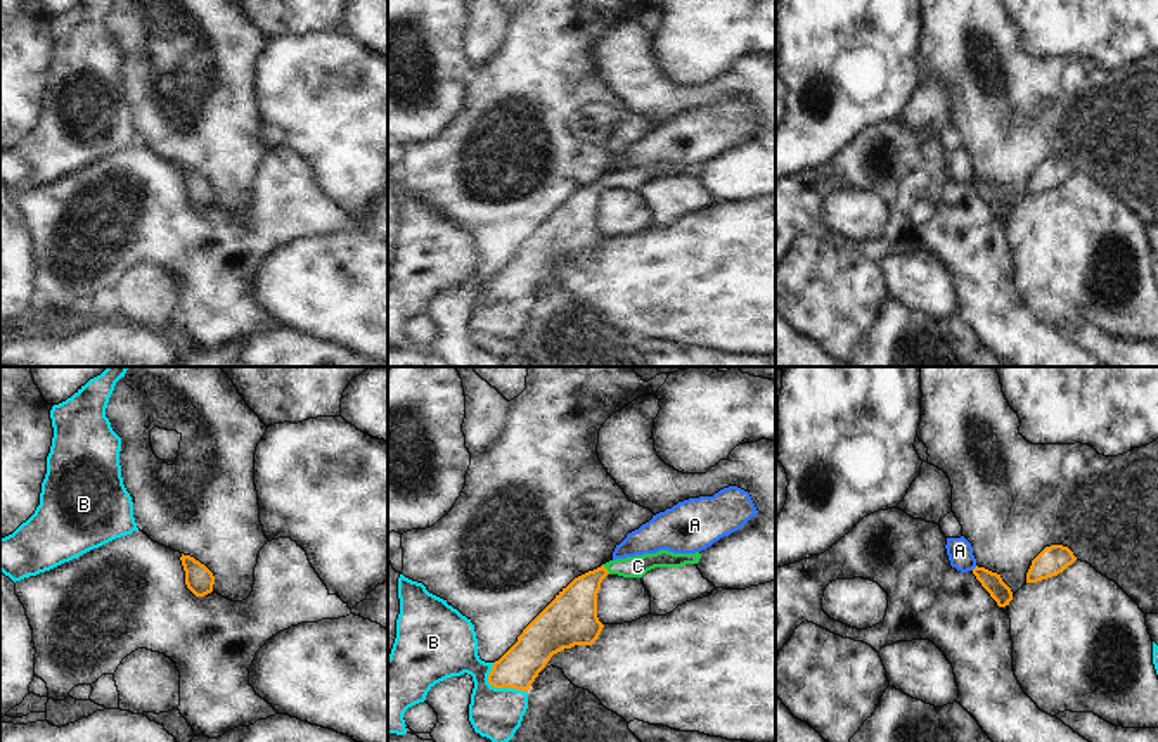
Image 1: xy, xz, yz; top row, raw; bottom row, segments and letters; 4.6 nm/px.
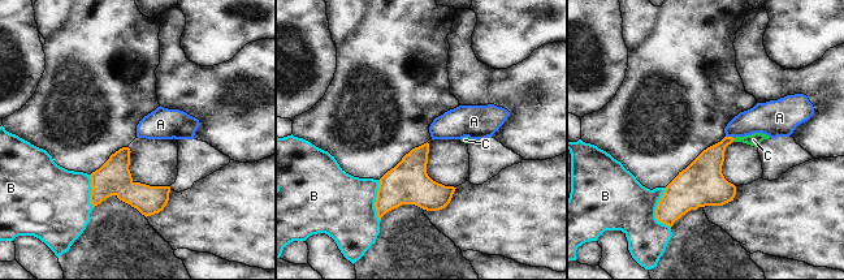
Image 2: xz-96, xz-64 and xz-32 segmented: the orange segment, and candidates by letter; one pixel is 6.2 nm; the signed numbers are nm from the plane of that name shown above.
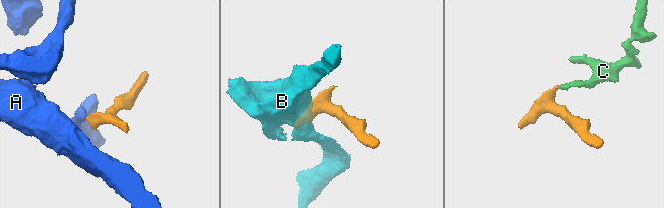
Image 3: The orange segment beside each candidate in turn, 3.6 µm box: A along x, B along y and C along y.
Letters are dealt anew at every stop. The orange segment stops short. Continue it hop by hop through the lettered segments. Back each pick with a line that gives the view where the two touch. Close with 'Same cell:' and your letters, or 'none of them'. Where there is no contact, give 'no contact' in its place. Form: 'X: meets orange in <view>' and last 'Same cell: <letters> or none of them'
C: meets orange in xz
Same cell: C

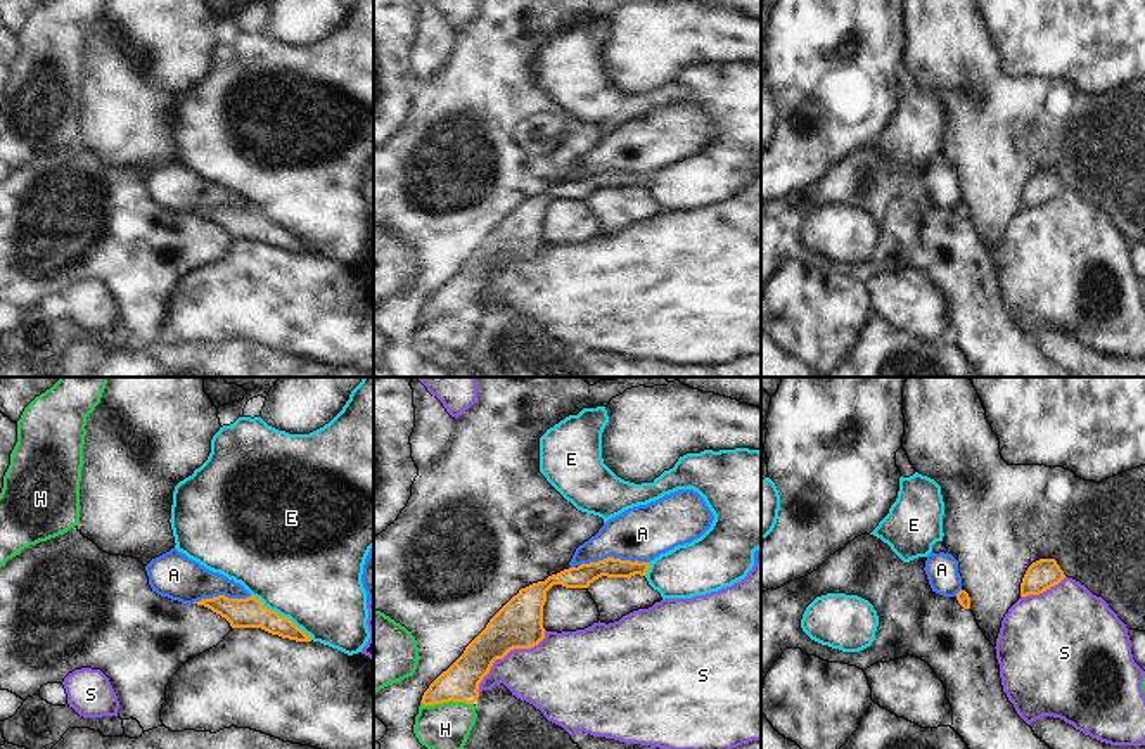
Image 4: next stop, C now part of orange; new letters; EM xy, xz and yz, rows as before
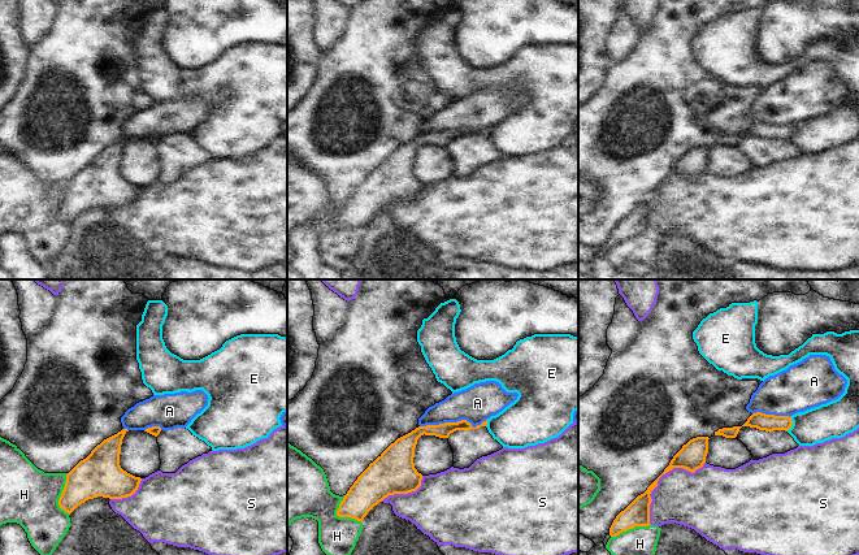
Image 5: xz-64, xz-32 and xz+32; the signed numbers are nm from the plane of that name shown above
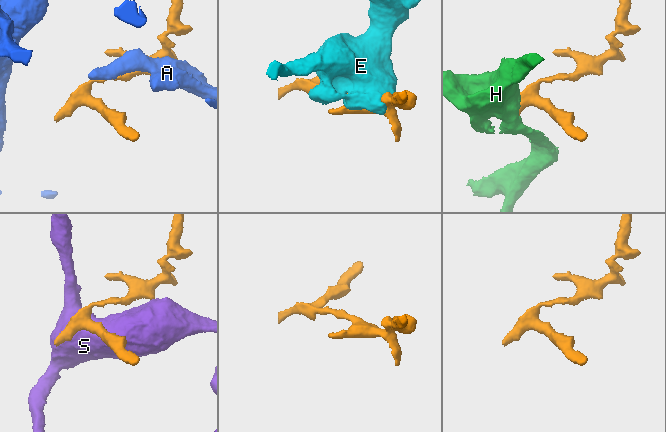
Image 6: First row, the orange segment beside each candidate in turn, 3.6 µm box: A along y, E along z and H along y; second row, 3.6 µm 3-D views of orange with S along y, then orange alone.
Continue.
Same cell: none of them

